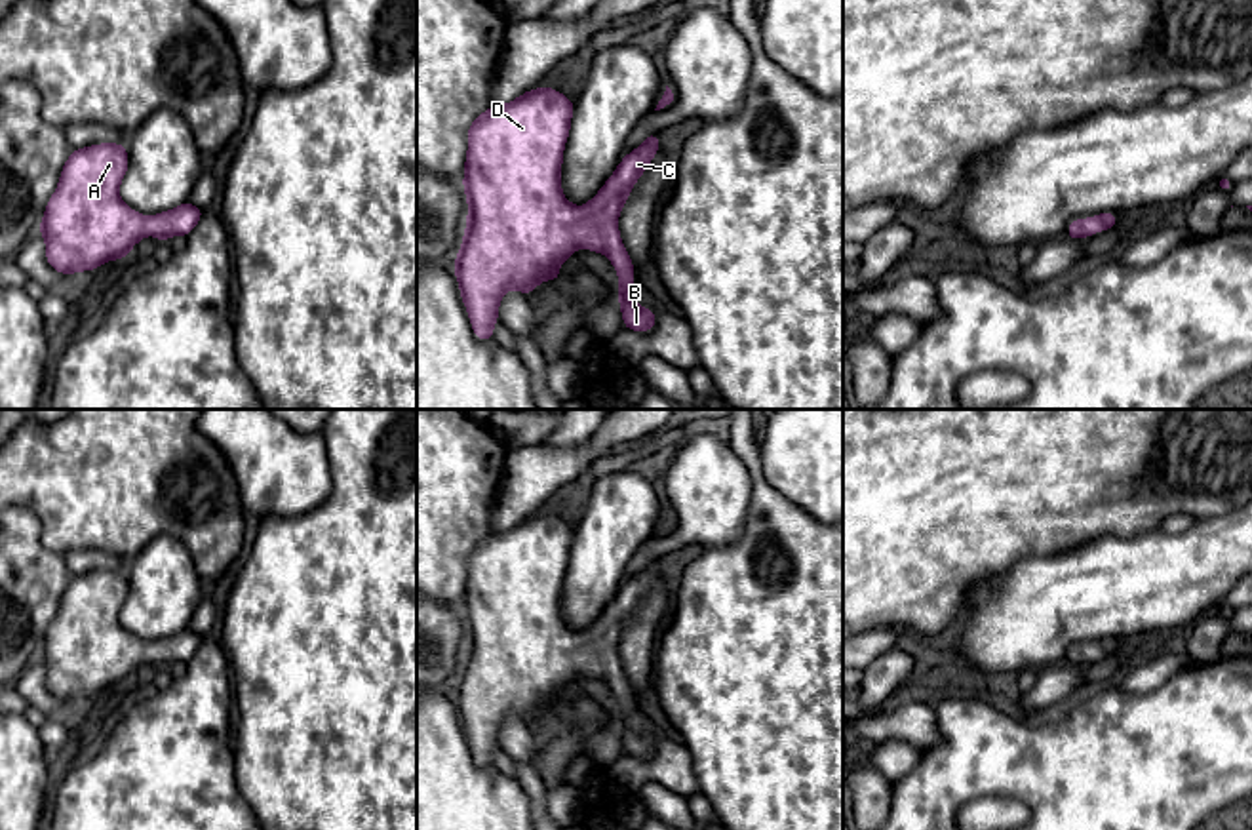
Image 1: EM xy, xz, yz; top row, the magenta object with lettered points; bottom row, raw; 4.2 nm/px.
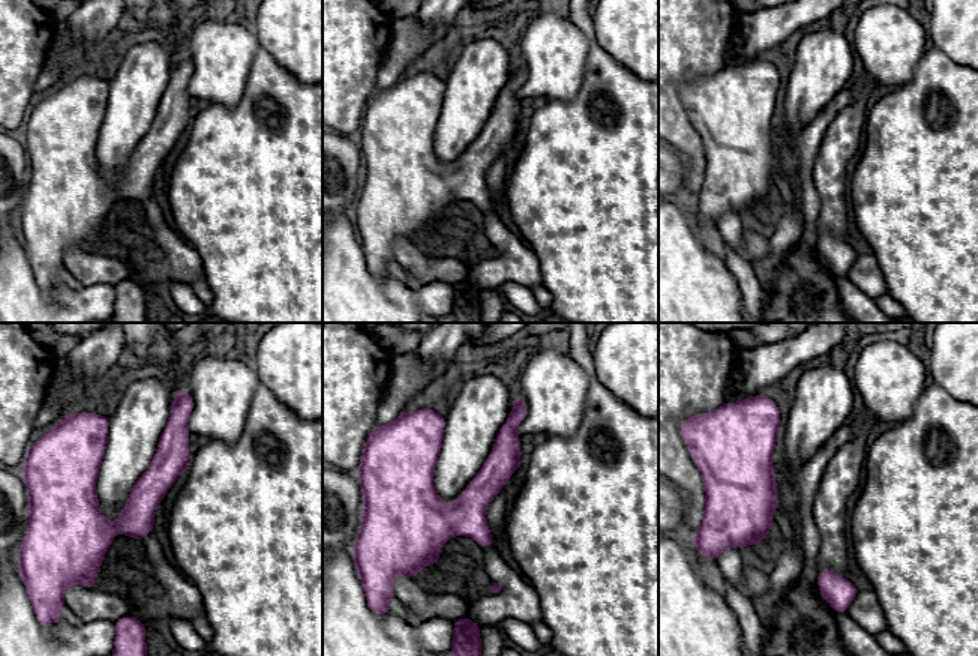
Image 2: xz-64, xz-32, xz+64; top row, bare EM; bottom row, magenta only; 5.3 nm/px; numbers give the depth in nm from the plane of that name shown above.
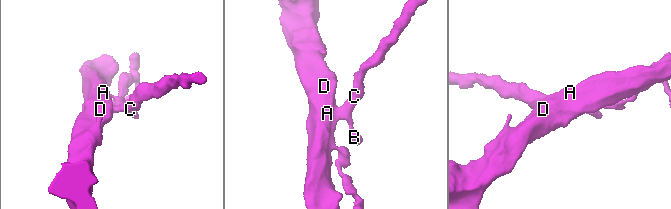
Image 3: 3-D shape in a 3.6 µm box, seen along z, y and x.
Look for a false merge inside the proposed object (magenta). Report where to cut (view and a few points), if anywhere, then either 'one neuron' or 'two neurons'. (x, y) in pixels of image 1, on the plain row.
no cut | one neuron

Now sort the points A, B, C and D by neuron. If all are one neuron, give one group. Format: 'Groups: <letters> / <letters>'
Groups: A B C D

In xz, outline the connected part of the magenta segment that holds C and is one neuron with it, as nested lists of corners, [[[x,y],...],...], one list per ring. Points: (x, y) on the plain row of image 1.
[[[533,514],[531,518],[521,520],[518,525],[506,531],[489,533],[468,554],[468,577],[462,603],[468,642],[464,664],[453,693],[457,710],[460,714],[460,725],[466,733],[474,761],[479,767],[495,765],[493,752],[499,746],[499,731],[506,718],[518,716],[525,723],[529,723],[529,720],[540,708],[559,708],[561,689],[567,683],[575,682],[580,672],[590,678],[607,682],[611,691],[618,699],[616,723],[620,727],[624,754],[645,760],[651,758],[656,750],[653,735],[639,733],[630,723],[636,695],[618,659],[618,642],[636,607],[643,602],[647,592],[653,588],[653,583],[660,575],[658,560],[649,560],[637,575],[634,575],[620,586],[620,590],[605,607],[605,611],[597,617],[597,621],[582,634],[577,634],[561,619],[563,575],[567,571],[573,539],[575,529],[567,525],[561,518],[554,514]]]

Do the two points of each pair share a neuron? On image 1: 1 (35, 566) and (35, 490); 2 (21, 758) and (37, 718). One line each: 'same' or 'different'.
1: different
2: different

